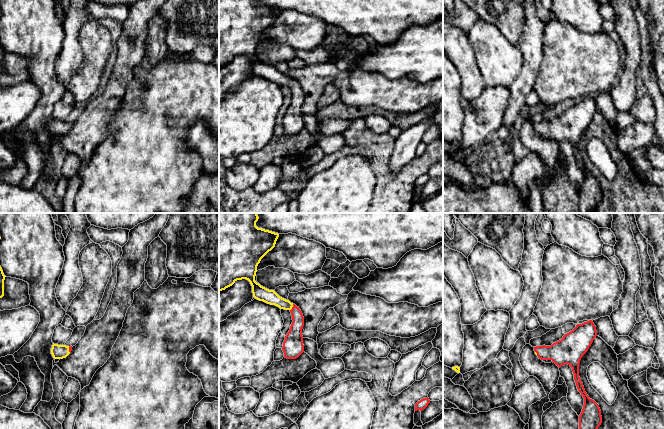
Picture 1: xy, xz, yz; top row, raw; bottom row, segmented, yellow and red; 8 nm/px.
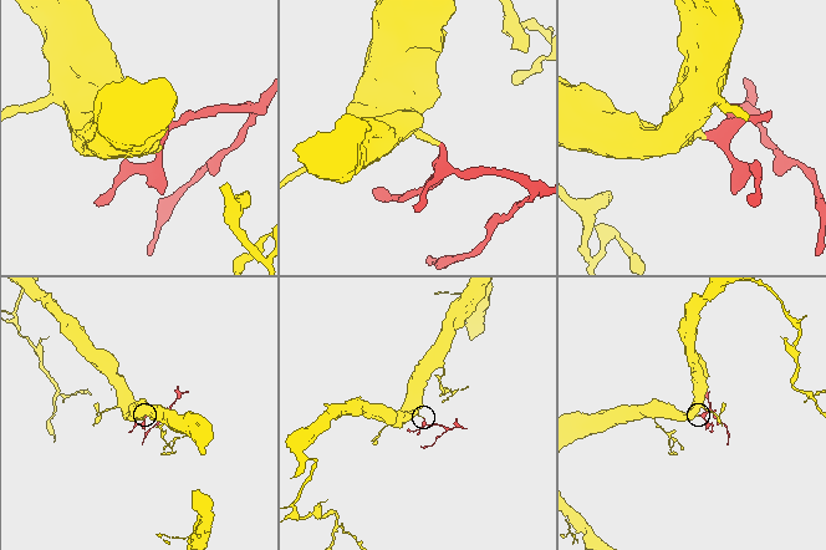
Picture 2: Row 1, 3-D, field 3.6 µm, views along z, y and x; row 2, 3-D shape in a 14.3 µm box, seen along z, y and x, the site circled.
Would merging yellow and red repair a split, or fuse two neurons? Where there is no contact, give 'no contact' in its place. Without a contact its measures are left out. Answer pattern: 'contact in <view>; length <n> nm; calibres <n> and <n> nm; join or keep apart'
contact in xz; length 60 nm; calibres 110 and 130 nm; join

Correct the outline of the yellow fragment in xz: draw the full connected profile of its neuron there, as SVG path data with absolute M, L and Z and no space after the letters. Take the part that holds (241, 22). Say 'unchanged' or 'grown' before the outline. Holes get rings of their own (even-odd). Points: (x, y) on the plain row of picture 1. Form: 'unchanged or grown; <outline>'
grown; M219 0L219 68L232 62L237 56L246 55L252 62L255 75L289 86L293 98L285 112L282 126L285 134L296 135L304 128L302 112L304 93L301 86L289 76L280 73L274 66L269 66L255 57L258 40L275 23L278 13L278 9L258 4L256 0Z

